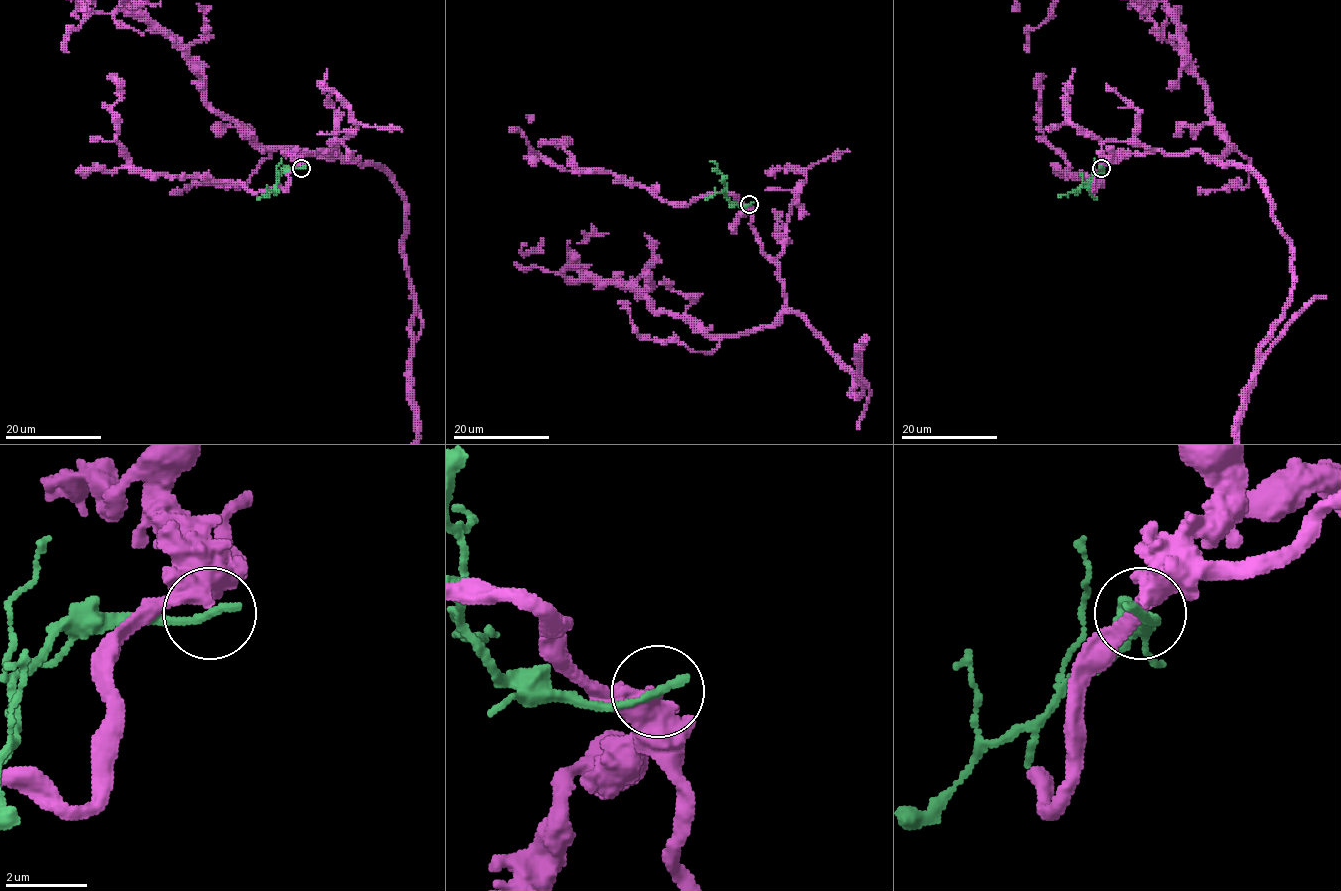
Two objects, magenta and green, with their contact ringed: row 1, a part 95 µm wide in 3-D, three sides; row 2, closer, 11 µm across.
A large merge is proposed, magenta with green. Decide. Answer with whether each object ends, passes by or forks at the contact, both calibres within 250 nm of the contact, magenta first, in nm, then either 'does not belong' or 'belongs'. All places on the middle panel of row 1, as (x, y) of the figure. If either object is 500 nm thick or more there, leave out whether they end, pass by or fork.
magenta passes by; green ends there; 420 nm thick on the magenta side, 240 nm on the other; does not belong

